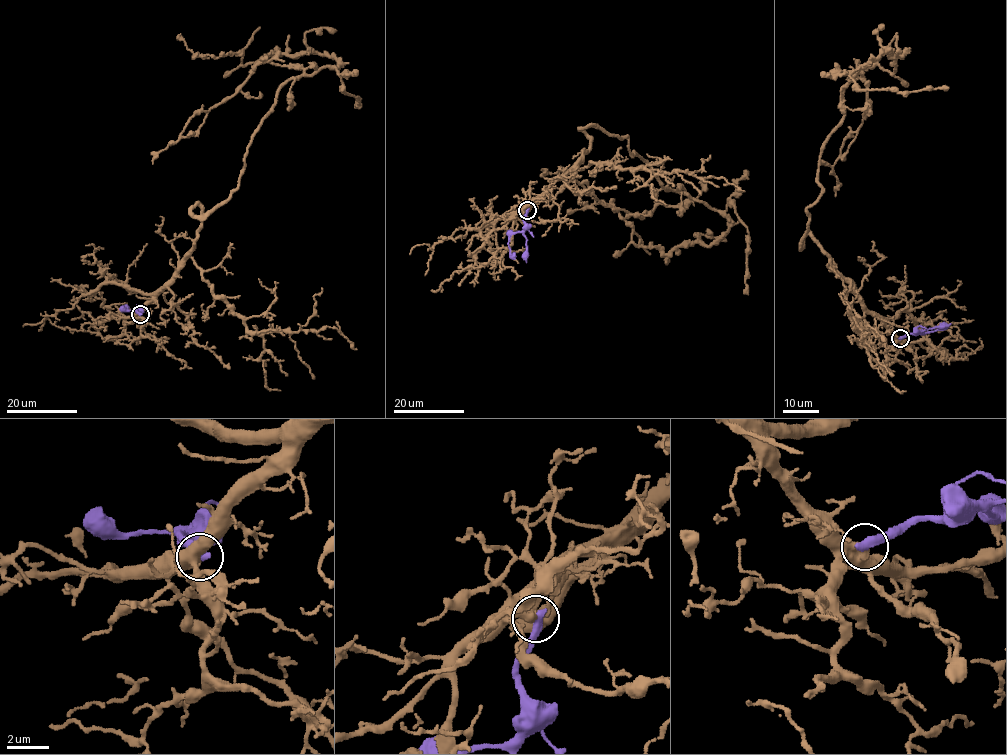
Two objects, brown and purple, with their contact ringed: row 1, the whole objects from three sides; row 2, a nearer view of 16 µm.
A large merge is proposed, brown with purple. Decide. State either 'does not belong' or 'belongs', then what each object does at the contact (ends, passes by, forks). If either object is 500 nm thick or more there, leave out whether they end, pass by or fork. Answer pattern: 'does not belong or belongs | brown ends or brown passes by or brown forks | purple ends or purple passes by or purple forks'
does not belong

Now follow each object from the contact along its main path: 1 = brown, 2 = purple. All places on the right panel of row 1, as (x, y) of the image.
1: (900, 338), (812, 237), (801, 245), (842, 90), (887, 51), (900, 57), (855, 77), (853, 58)
2: (900, 338), (947, 326)

